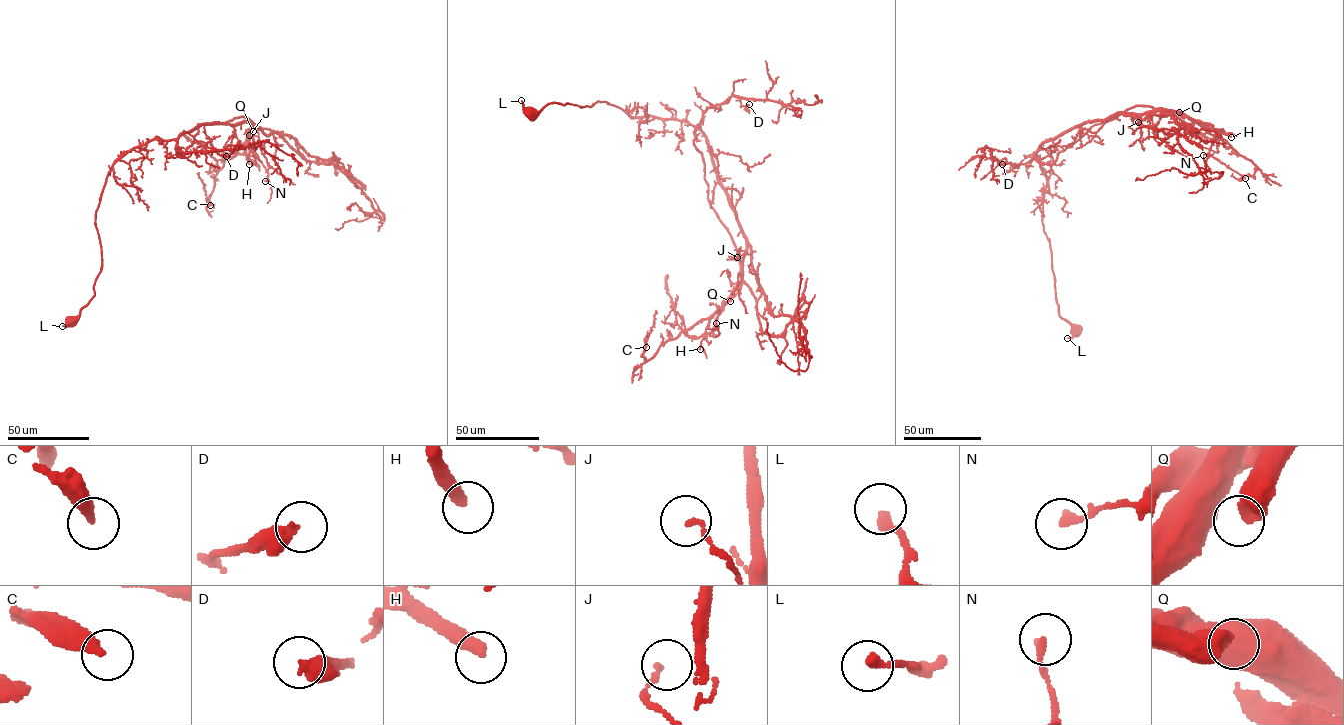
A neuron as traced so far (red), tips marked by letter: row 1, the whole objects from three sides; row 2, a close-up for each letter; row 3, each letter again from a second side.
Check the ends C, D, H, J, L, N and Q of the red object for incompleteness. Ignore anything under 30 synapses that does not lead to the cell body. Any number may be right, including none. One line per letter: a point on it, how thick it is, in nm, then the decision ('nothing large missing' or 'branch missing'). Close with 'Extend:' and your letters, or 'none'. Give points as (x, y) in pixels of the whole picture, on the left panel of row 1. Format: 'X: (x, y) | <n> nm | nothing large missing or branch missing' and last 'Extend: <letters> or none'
C: (210, 205) | 360 nm | nothing large missing
D: (226, 156) | 400 nm | nothing large missing
H: (249, 164) | 400 nm | branch missing
J: (249, 135) | 140 nm | nothing large missing
L: (62, 326) | 280 nm | nothing large missing
N: (265, 181) | 240 nm | nothing large missing
Q: (253, 131) | 550 nm | nothing large missing
Extend: H

